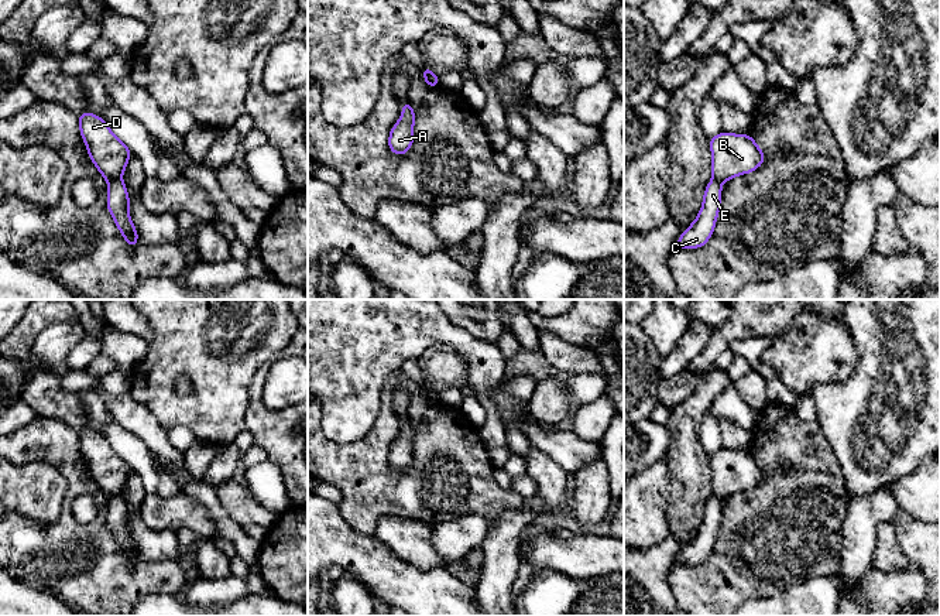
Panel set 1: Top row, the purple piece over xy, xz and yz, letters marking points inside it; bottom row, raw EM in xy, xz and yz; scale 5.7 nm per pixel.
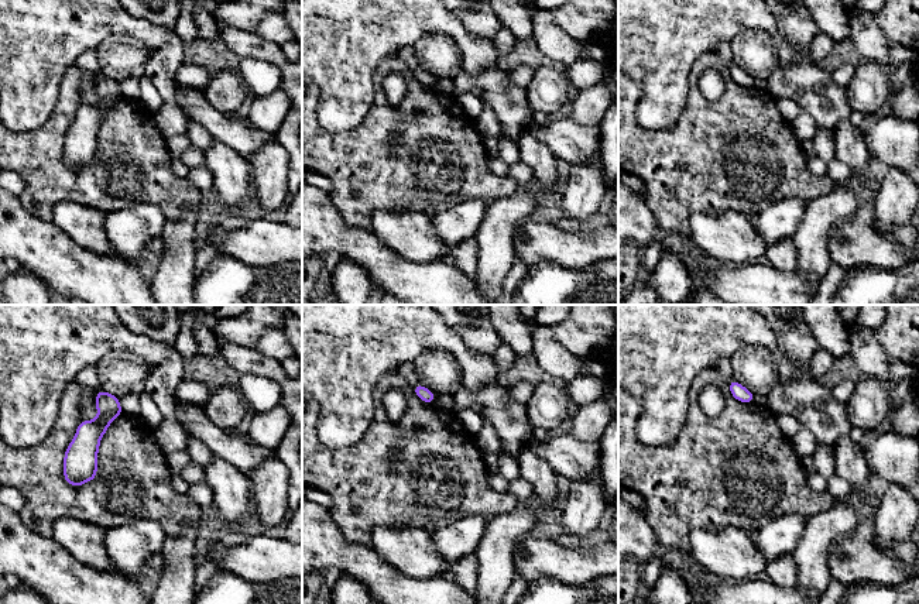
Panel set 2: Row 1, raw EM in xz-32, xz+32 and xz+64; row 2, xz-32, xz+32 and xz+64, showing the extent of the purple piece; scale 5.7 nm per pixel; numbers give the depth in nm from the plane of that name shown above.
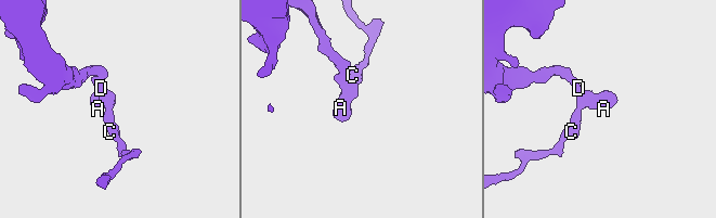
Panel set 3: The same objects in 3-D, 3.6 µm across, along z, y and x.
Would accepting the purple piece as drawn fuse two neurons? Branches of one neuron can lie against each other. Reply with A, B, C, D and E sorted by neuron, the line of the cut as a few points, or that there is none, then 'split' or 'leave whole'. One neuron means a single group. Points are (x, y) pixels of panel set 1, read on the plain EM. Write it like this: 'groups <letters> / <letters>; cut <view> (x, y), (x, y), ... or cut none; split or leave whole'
groups A B D / C E; cut xy (119, 495), (109, 498); split

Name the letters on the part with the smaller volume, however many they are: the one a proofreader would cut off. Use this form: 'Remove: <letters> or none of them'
Remove: C, E

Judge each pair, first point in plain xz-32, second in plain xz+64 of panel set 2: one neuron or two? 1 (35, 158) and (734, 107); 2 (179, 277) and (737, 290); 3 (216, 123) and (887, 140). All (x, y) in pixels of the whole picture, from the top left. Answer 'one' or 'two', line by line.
1: one
2: two
3: one

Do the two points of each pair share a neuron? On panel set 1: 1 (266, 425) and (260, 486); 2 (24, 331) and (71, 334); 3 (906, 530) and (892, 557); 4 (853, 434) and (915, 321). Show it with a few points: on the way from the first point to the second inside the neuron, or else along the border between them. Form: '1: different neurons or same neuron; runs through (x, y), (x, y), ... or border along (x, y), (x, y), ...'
1: different neurons; border along (268, 459), (278, 468), (287, 489)
2: different neurons; border along (72, 320), (47, 325), (31, 351), (19, 356)
3: different neurons; border along (892, 523), (901, 550), (920, 570)
4: same neuron; runs through (881, 406), (915, 370), (915, 349)

